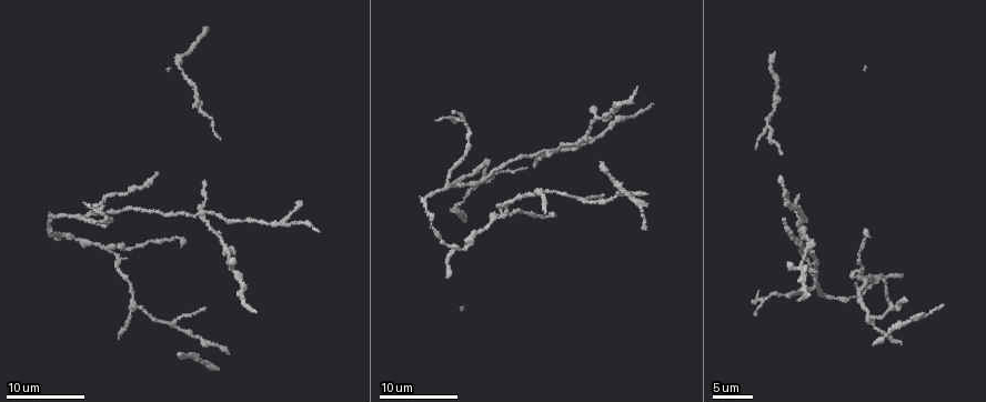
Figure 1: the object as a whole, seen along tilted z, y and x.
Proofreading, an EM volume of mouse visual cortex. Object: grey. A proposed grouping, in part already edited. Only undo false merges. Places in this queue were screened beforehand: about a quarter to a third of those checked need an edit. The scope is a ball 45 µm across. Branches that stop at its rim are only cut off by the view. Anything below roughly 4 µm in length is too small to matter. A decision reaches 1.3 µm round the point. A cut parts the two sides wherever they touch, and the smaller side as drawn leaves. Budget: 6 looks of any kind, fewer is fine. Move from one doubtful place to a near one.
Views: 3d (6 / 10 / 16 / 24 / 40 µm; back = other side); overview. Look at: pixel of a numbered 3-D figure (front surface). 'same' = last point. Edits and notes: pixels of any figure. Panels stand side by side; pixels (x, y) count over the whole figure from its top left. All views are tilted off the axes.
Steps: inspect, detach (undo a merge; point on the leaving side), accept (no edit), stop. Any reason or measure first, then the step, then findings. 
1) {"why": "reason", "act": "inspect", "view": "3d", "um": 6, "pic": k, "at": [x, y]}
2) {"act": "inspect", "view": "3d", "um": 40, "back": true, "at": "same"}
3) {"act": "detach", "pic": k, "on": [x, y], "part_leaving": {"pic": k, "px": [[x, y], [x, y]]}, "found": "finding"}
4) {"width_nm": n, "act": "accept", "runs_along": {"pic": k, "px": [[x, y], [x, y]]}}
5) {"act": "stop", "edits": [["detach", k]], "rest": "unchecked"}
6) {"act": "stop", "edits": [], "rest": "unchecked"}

{"why": "side arm on a straight run", "act": "inspect", "view": "3d", "um": 10, "pic": 1, "at": [811, 273]}

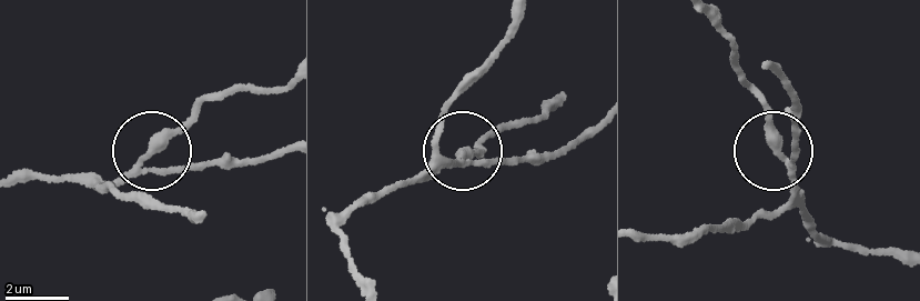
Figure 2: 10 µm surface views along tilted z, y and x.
{"act": "inspect", "view": "3d", "um": 10, "back": true, "pic": 2, "at": [777, 147]}

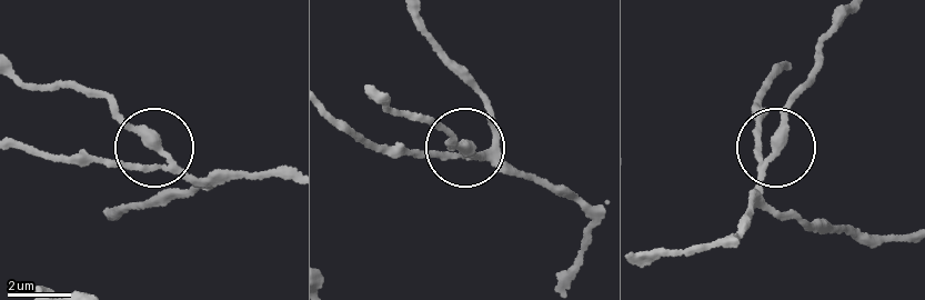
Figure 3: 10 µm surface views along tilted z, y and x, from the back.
{"arms": 3, "act": "accept", "runs_along": {"pic": 3, "px": [[411, 149], [463, 147], [446, 132]]}, "found": "one neuron here"}

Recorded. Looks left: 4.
{"why": "a fork", "act": "inspect", "view": "3d", "um": 16, "pic": 1, "at": [495, 216]}

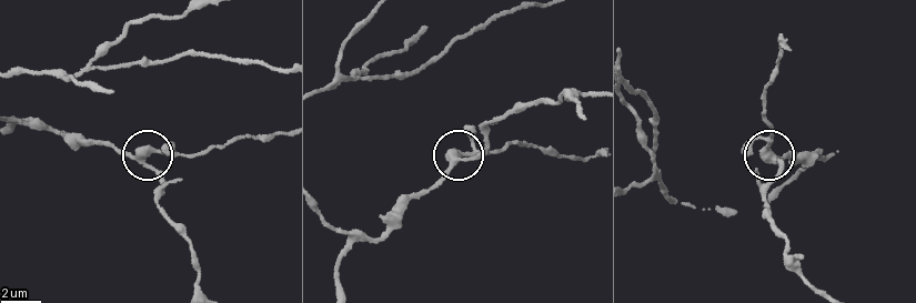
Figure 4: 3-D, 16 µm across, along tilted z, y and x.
{"act": "inspect", "view": "3d", "um": 16, "back": true, "pic": 4, "at": [773, 155]}

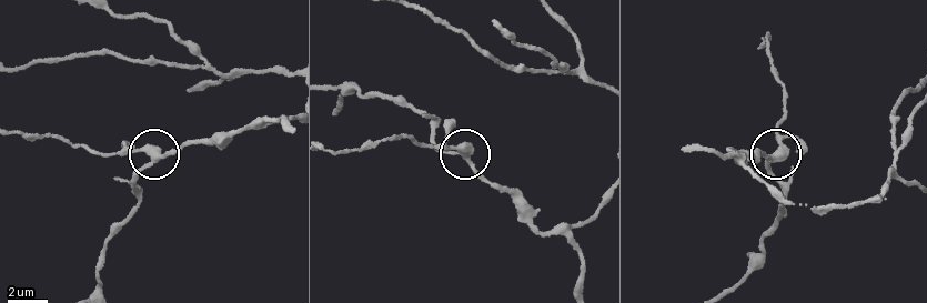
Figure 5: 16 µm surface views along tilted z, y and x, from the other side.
{"act": "accept", "runs_along": {"pic": 5, "px": [[291, 115], [161, 154], [104, 152]]}, "found": "one neuron here"}

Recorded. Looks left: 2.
{"why": "branch point", "act": "inspect", "view": "3d", "um": 6, "pic": 1, "at": [139, 305]}

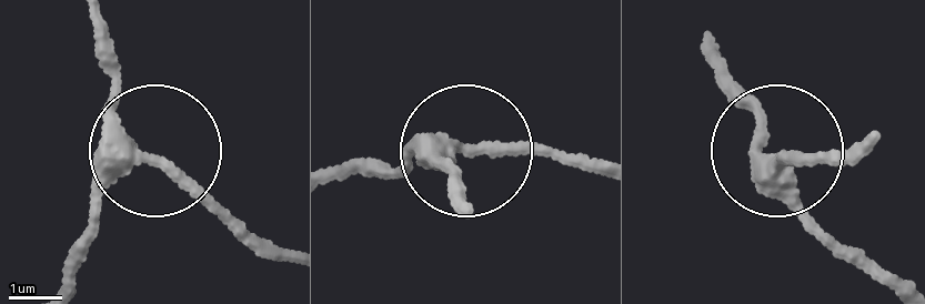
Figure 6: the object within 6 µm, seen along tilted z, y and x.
{"why": "other side", "act": "inspect", "view": "3d", "um": 6, "back": true, "pic": 6, "at": [138, 159]}

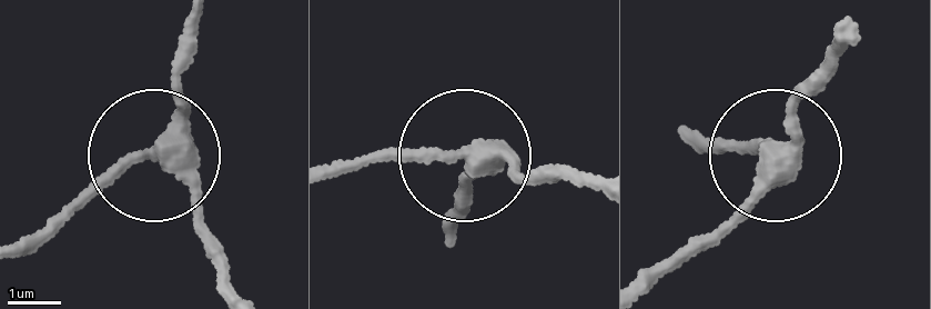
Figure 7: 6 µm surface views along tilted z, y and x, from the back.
{"act": "detach", "pic": 7, "on": [112, 183], "part_leaving": {"pic": 7, "px": [[178, 148], [108, 170], [21, 242]]}, "found": "two neurons meet here"}

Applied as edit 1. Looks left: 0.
{"act": "stop", "edits": [["detach", 7]], "rest": "unchecked"}

